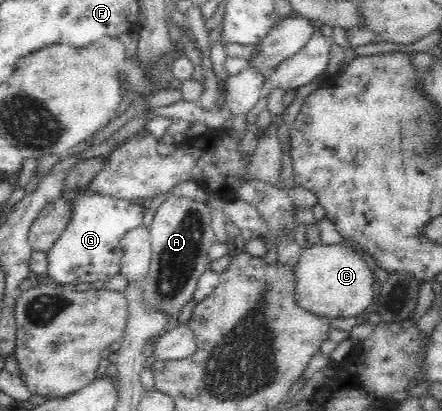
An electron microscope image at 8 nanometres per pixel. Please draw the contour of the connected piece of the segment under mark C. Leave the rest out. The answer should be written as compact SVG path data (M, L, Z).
M339 244L310 245L301 250L294 267L296 303L308 312L331 318L356 317L374 300L375 276L357 251Z

